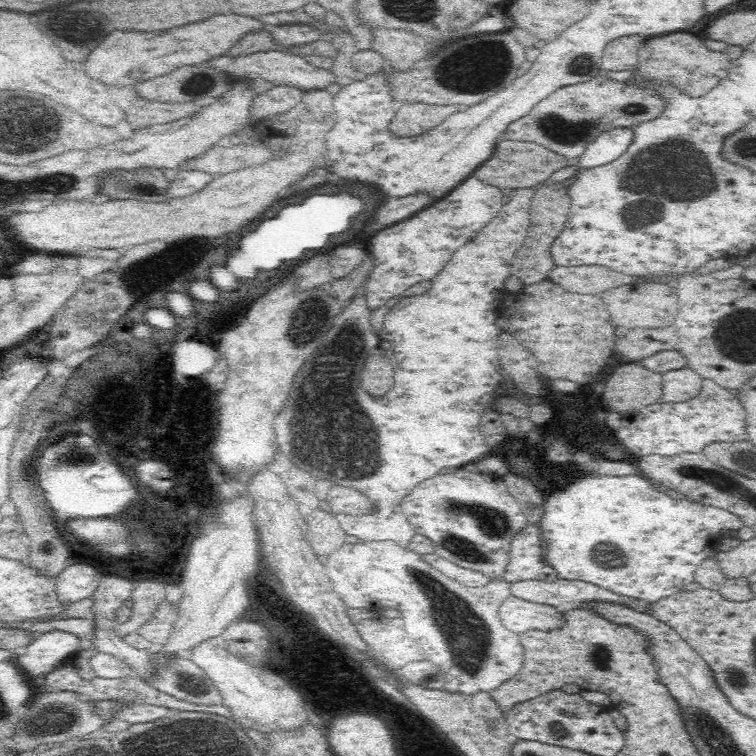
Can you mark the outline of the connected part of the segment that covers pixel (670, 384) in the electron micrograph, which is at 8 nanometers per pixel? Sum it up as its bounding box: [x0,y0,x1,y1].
[660,366,701,404]

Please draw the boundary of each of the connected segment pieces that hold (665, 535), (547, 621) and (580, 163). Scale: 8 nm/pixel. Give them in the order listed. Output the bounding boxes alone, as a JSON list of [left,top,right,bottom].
[[539,474,742,602],[496,594,562,635],[576,128,632,170]]

